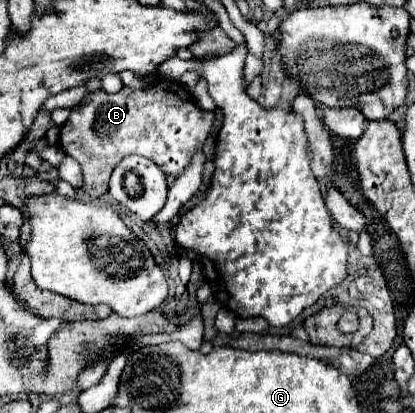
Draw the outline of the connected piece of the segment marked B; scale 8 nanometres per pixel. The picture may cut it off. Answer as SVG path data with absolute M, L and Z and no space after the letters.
M154 81L150 89L128 89L122 87L118 93L110 95L106 91L88 93L72 111L68 121L60 127L60 147L66 155L76 159L80 163L84 183L82 191L90 197L100 197L108 191L108 179L114 171L114 167L128 155L144 155L158 163L158 167L164 169L166 175L180 175L188 161L192 159L194 151L202 149L208 131L212 127L214 113L200 109L188 91L184 91L176 83L168 81Z

